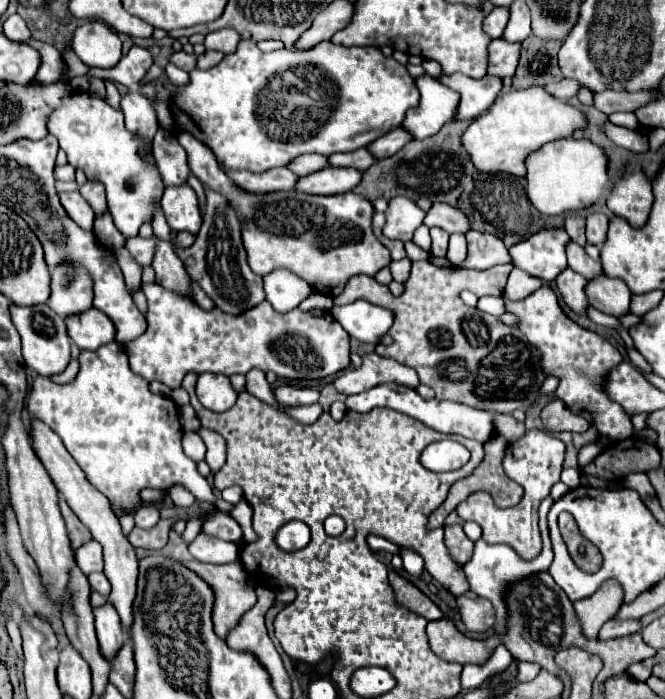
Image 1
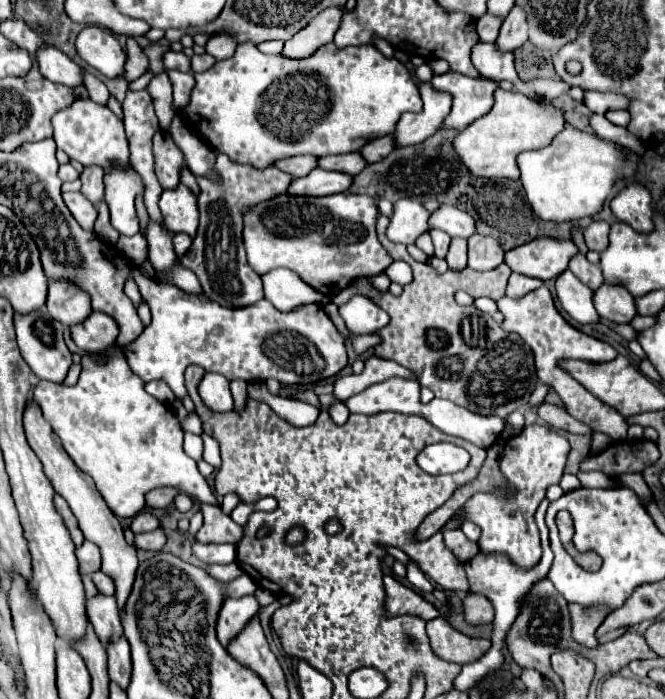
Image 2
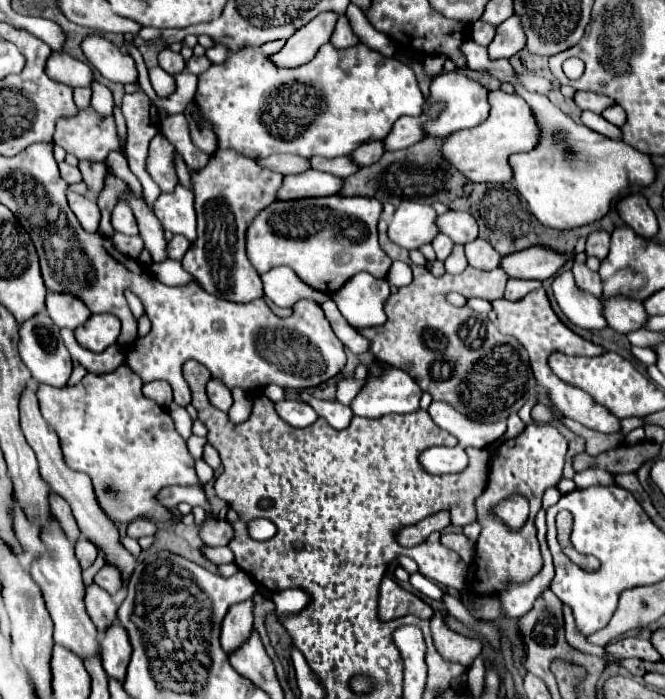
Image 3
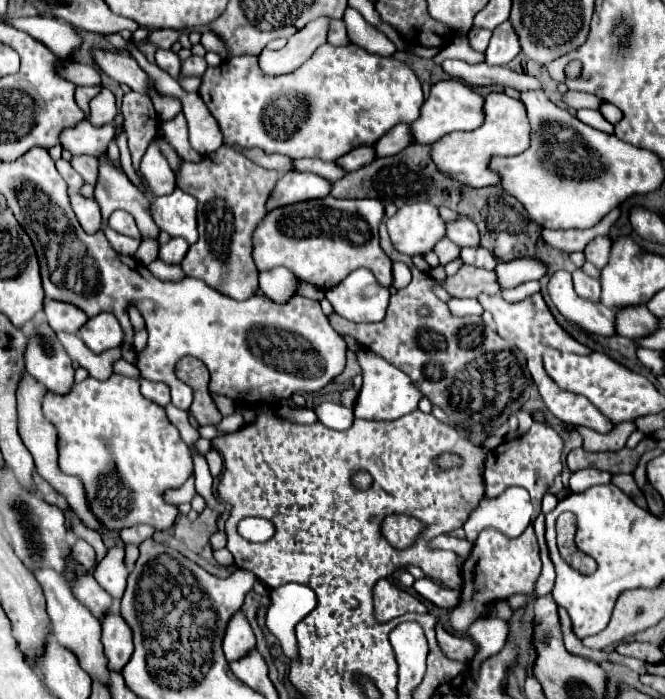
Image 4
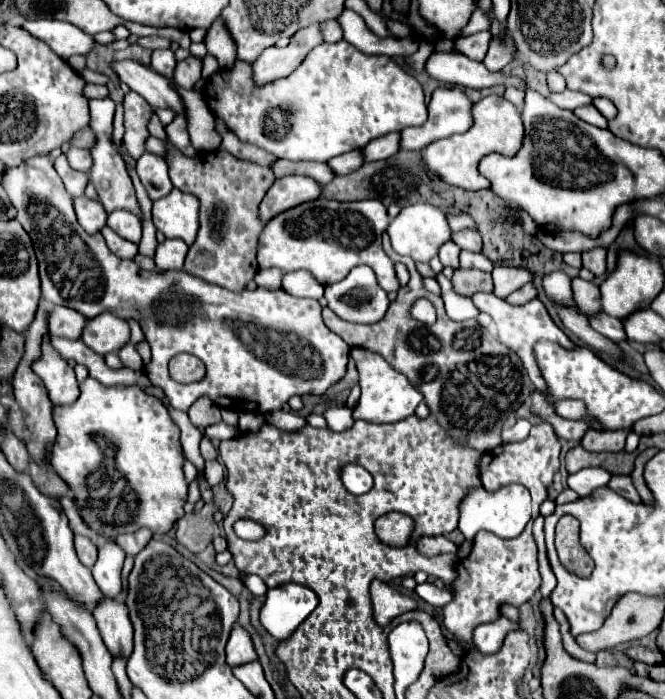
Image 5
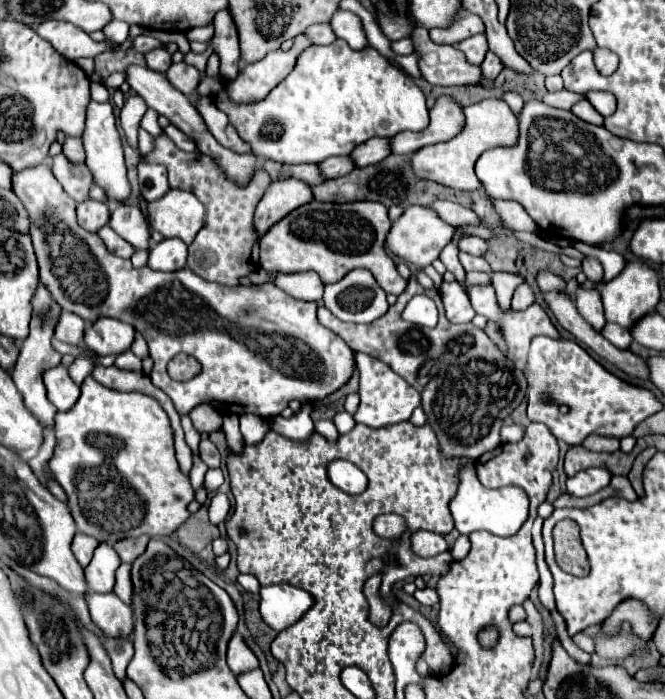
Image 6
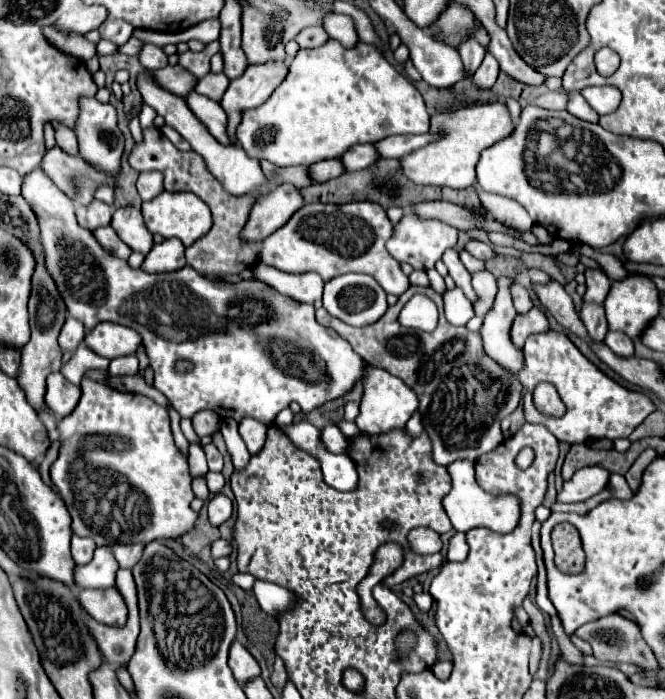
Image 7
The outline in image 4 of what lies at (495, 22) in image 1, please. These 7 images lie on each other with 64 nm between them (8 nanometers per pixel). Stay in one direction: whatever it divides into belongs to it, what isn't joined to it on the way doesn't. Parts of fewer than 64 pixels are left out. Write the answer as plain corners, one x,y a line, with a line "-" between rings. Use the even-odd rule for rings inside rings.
474,28
468,32
468,42
470,42
470,48
474,52
480,52
484,54
486,48
488,48
488,40
490,40
492,32
490,30
482,30
482,28

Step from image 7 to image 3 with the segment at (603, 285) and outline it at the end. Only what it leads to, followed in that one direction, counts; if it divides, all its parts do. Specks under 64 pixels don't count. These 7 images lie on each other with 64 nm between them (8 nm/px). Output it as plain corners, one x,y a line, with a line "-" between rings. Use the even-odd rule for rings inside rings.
592,232
586,242
586,256
594,256
604,260
610,252
610,234
608,232

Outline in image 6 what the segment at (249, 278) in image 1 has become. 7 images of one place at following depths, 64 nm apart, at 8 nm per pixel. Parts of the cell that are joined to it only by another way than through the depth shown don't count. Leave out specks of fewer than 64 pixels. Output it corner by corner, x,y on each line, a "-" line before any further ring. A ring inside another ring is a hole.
166,134
154,138
154,150
150,154
142,154
140,162
166,166
170,188
196,194
196,198
210,210
210,234
198,234
188,246
187,268
204,280
224,286
238,286
242,276
258,268
258,234
252,228
252,216
266,186
270,184
270,178
262,168
256,170
252,182
246,188
238,188
224,178
220,168
208,156
200,152
188,154
178,150

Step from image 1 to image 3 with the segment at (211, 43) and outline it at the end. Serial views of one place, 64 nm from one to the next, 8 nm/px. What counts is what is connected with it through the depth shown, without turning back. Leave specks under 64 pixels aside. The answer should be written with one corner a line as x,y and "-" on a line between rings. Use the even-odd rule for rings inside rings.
216,44
214,48
206,50
206,58
208,58
212,64
220,64
220,62
224,62
224,58
228,58
228,50
226,50
224,46

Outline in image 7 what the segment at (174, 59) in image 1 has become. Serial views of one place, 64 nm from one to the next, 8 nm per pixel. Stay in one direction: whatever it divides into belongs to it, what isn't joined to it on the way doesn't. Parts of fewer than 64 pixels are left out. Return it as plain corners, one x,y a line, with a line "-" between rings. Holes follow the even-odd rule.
144,44
142,50
140,50
140,54
138,54
138,60
150,72
152,70
158,70
158,68
164,68
168,64
168,58
162,52
162,48
158,48
154,44

